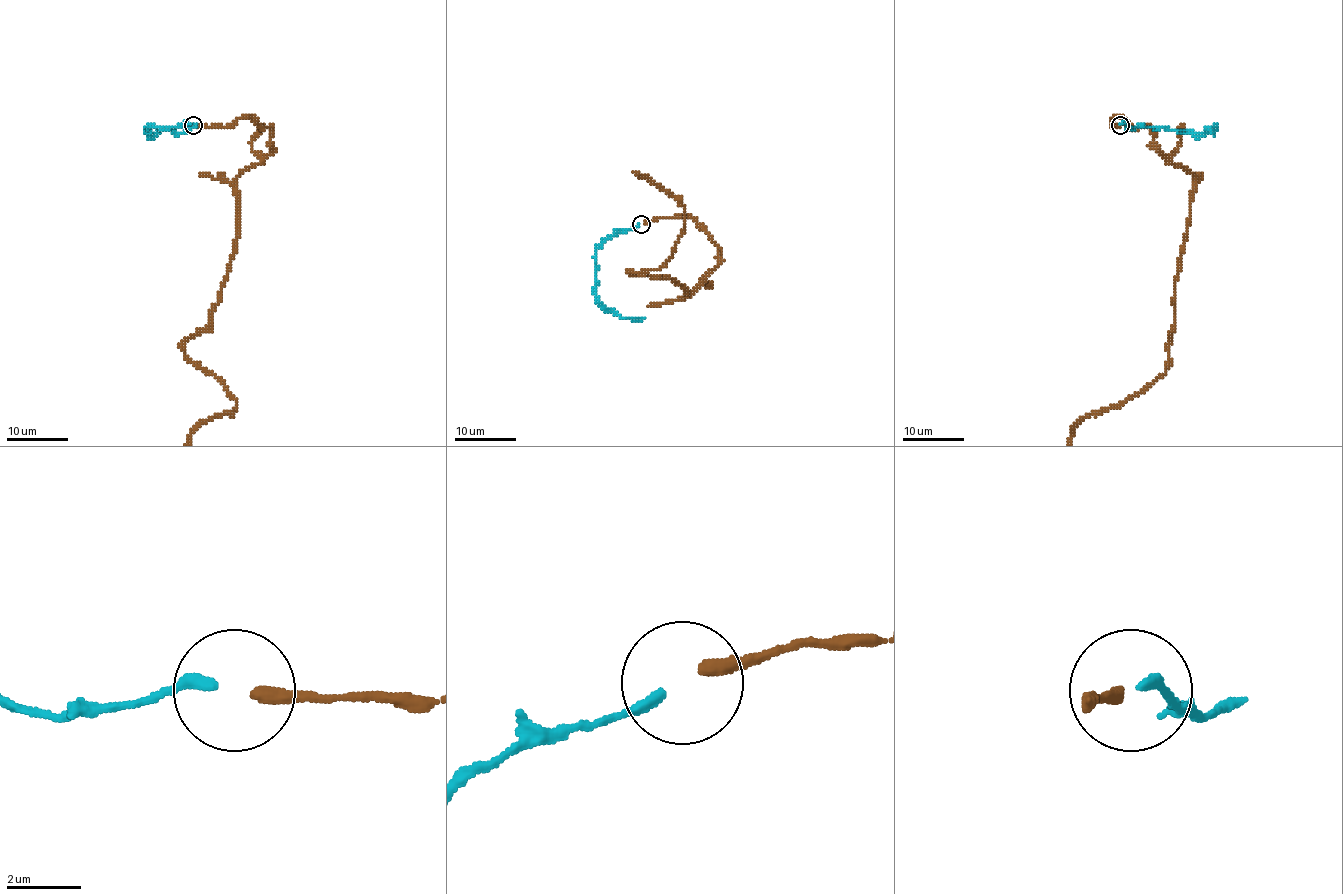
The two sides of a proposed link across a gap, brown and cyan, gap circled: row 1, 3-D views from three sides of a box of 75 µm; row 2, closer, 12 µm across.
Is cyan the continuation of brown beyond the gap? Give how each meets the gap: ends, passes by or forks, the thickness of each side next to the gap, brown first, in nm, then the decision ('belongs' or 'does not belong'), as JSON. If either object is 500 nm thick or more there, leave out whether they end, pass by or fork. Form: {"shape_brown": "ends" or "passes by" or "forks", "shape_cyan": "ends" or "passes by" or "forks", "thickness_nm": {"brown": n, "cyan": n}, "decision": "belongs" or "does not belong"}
{"shape_brown": "ends", "shape_cyan": "ends", "thickness_nm": {"brown": 380, "cyan": 300}, "decision": "belongs"}

